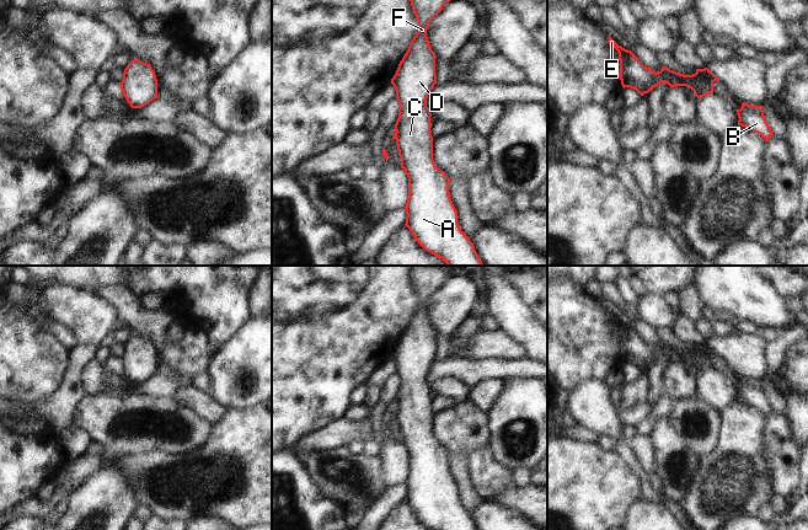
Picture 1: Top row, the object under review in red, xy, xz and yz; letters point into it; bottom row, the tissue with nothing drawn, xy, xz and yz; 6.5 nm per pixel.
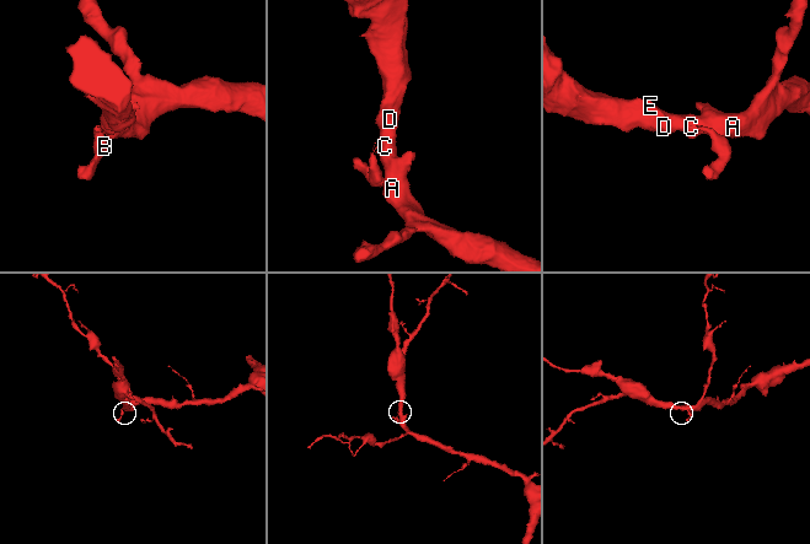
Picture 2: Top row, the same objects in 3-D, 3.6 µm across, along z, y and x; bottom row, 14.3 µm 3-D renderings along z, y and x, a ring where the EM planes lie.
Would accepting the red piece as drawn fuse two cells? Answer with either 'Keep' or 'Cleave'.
Cleave

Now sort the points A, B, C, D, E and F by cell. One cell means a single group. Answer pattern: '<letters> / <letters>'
A C D E F / B

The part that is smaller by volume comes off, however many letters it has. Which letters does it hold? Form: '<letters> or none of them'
B

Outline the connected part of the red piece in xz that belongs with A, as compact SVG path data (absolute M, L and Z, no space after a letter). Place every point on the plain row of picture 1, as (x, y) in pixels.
M410 266L418 306L398 339L391 359L400 379L396 421L401 443L408 453L406 502L432 530L477 530L457 499L450 475L450 456L433 435L430 385L427 374L437 359L435 328L427 305L429 298L453 275L448 266Z

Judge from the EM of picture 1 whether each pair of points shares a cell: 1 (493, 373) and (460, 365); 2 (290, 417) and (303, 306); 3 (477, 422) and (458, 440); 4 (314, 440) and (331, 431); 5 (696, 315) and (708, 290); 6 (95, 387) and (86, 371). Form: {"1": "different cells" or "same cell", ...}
{"1": "same cell", "2": "same cell", "3": "same cell", "4": "same cell", "5": "different cells", "6": "same cell"}

